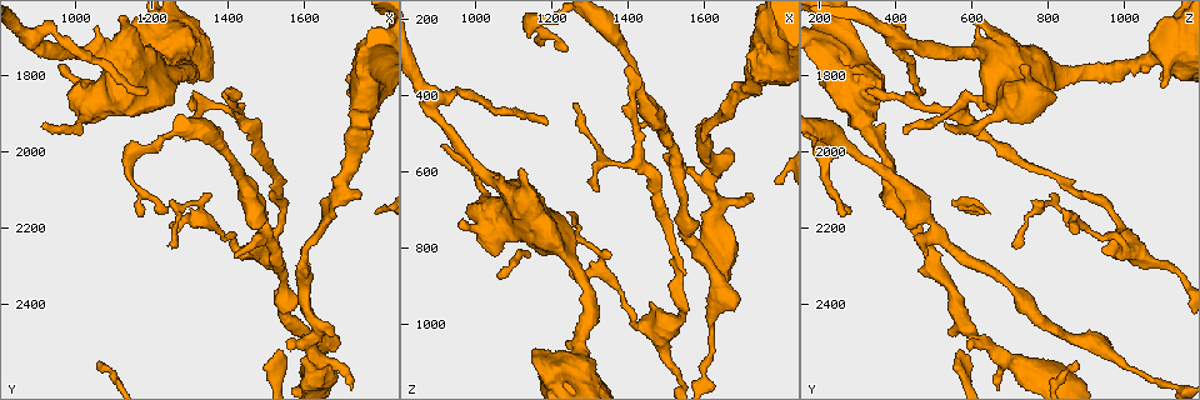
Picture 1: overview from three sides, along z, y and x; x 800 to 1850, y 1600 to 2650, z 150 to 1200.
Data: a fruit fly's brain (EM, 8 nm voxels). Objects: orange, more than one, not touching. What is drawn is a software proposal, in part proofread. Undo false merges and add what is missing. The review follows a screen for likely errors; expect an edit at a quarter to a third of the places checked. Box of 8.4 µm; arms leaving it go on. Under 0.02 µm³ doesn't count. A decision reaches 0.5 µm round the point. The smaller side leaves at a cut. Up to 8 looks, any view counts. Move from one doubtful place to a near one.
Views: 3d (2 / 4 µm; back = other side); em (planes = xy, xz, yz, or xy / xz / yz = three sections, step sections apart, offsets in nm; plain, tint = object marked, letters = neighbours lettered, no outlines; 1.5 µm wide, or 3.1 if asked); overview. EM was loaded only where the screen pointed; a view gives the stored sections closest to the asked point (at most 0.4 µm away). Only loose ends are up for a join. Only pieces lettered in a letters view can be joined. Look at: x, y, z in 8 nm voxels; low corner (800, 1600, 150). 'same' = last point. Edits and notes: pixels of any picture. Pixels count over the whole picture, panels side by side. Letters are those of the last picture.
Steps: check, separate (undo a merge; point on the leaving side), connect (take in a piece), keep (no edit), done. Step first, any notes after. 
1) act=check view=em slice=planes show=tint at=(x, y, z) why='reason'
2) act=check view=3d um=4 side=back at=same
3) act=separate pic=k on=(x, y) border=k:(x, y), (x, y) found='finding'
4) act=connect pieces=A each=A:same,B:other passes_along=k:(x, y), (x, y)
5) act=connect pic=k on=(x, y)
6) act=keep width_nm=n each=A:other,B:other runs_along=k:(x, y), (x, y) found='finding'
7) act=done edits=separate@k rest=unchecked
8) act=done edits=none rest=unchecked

act=check view=em slice=planes show=tint at=(1505, 2290, 1095) why='calibre changes'

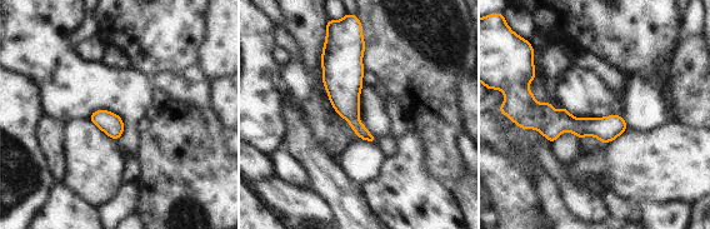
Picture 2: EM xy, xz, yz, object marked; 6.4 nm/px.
act=check view=em slice=planes show=letters at=same why='see the neighbours'

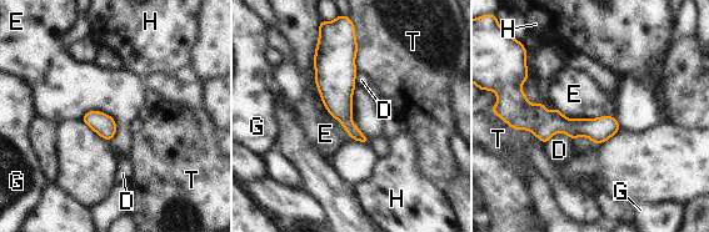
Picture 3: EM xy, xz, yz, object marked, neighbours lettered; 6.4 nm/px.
act=keep each=D:other,E:other,G:other,H:other,T:other runs_along=3:(517, 117), (570, 127), (615, 127) found='one neuron here'

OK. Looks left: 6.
act=check view=3d um=2 at=(1265, 2215, 875) why='an open end'

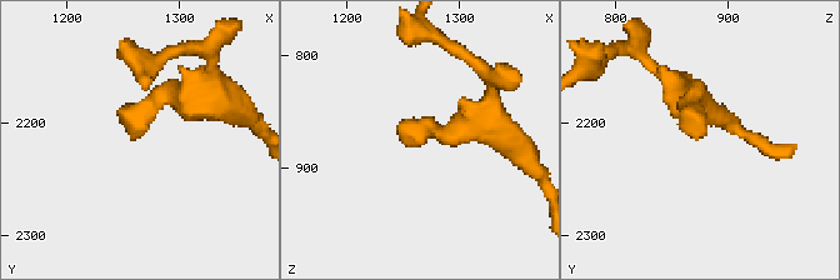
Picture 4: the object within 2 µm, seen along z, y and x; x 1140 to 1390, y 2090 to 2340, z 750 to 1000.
act=check view=em slice=planes show=tint at=(1260, 2214, 874)

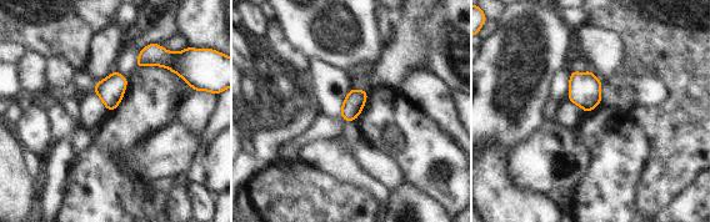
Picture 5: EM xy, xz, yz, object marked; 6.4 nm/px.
act=check view=em slice=planes show=letters at=same why='see the neighbours'

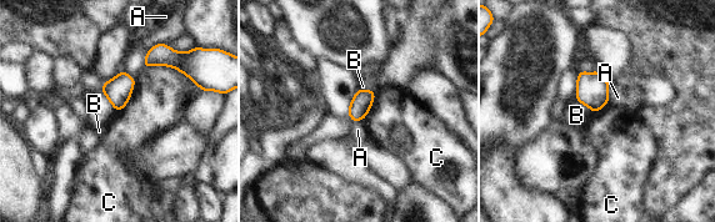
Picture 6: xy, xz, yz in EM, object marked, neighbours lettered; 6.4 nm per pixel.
act=keep each=A:other,B:other,C:other border=6:(144, 66), (173, 66), (203, 90) found='no lettered piece goes on from it'

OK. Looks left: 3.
act=check view=em slice=planes show=tint at=(1190, 1835, 480) why='an open end'

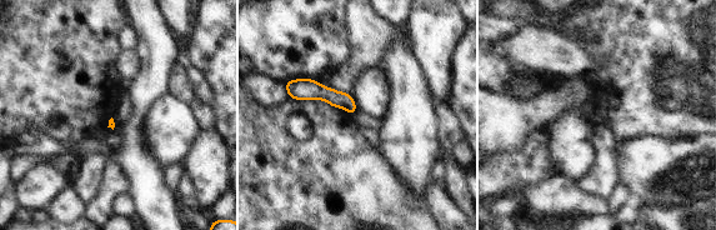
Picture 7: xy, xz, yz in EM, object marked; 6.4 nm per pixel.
act=check view=em slice=planes show=letters at=same

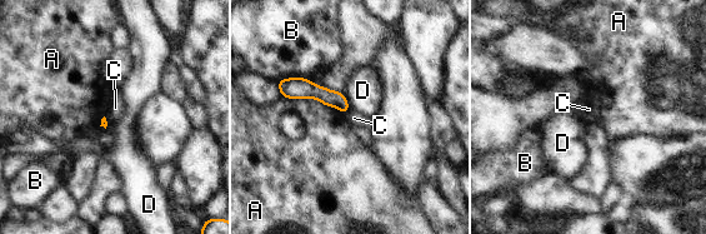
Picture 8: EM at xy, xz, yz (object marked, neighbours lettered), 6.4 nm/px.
act=keep longest_contact=A:420nm each=A:other,B:other,C:other,D:other found='no lettered piece goes on from it'

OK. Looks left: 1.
act=done edits=none rest=unchecked

